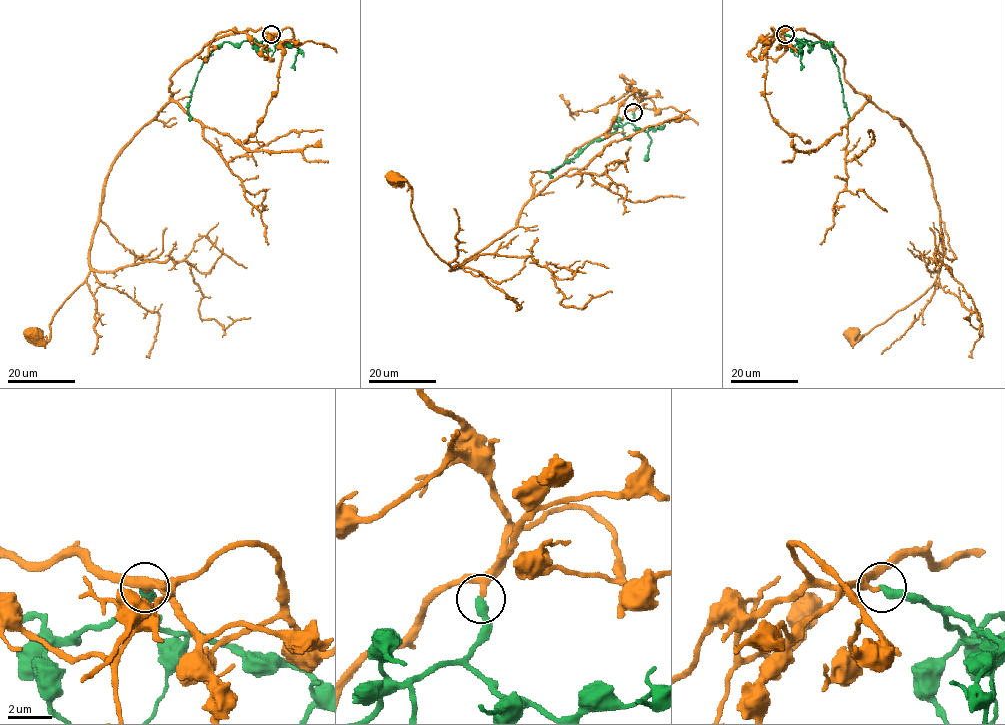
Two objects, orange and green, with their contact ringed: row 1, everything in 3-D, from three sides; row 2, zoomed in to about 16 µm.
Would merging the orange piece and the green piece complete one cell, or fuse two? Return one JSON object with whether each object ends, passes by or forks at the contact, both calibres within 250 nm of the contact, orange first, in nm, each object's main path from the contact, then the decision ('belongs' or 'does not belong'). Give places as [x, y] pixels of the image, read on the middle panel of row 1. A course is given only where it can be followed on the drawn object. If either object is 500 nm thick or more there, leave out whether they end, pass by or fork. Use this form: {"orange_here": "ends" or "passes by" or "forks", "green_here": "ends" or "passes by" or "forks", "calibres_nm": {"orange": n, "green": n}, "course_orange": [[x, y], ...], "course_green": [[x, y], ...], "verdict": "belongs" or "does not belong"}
{"orange_here": "passes by", "green_here": "ends", "calibres_nm": {"orange": 260, "green": 420}, "course_orange": [[633, 112], [553, 172], [532, 172], [533, 196], [515, 226], [452, 270], [418, 228], [411, 187], [395, 180]], "course_green": [[633, 113], [634, 118], [629, 122], [601, 141], [594, 141], [575, 158], [551, 171], [551, 176]], "verdict": "belongs"}

